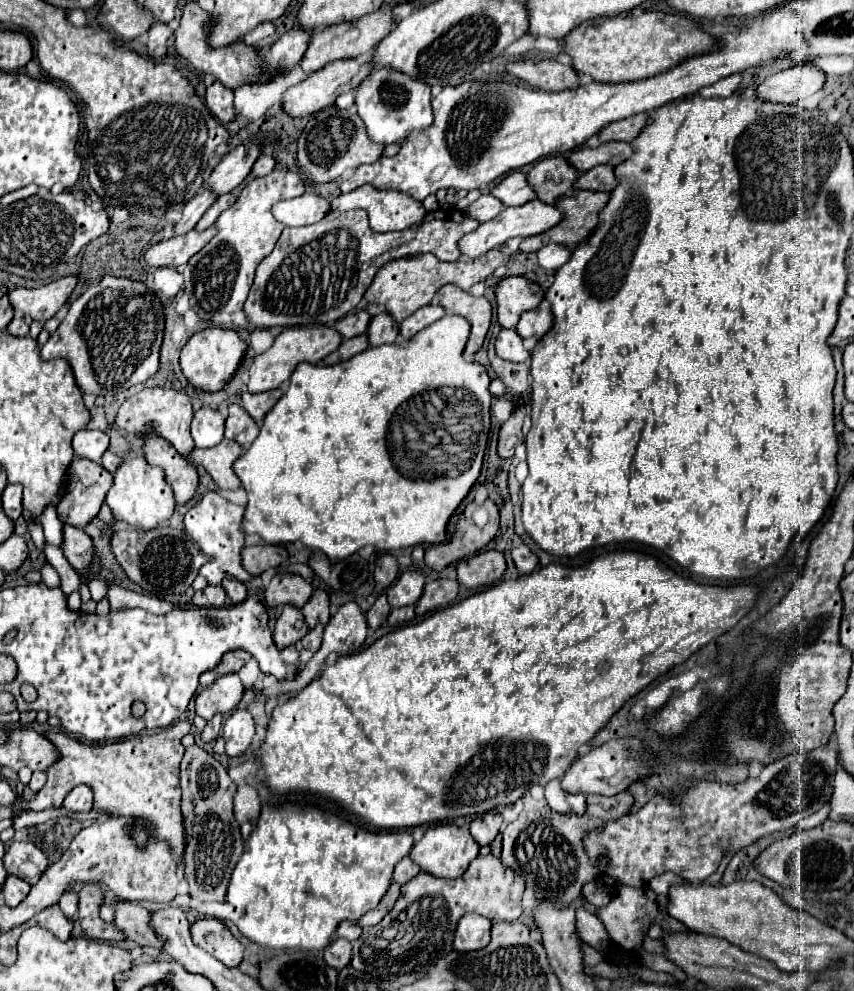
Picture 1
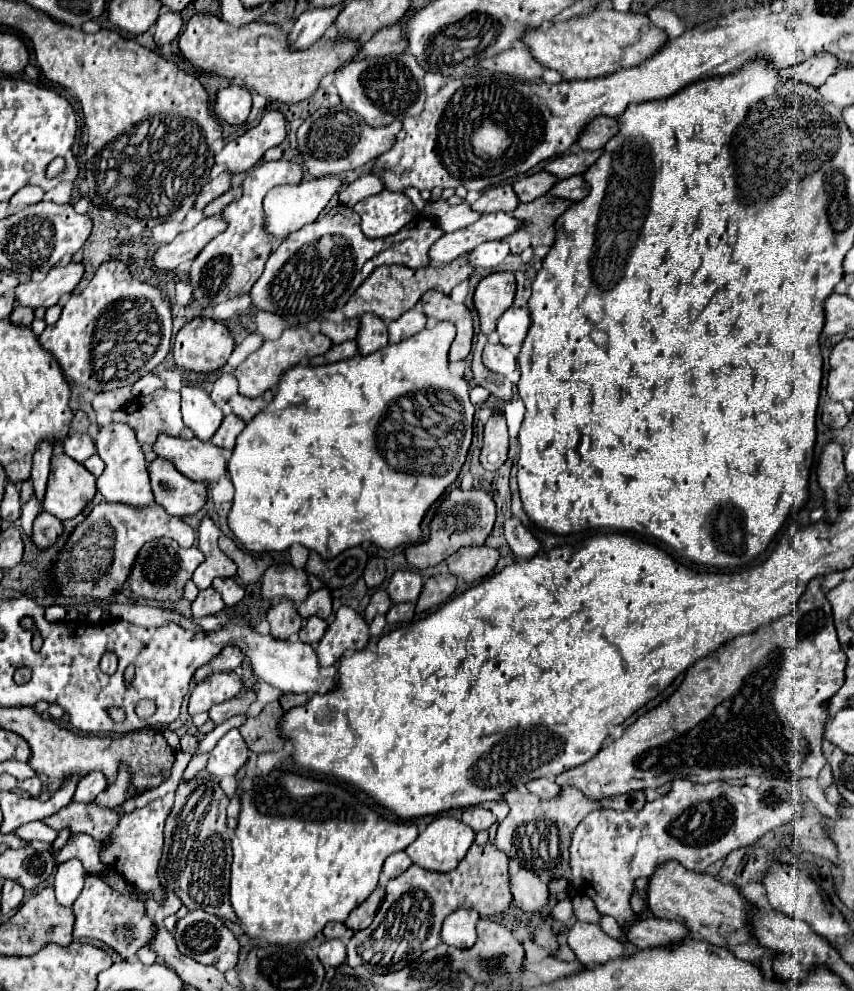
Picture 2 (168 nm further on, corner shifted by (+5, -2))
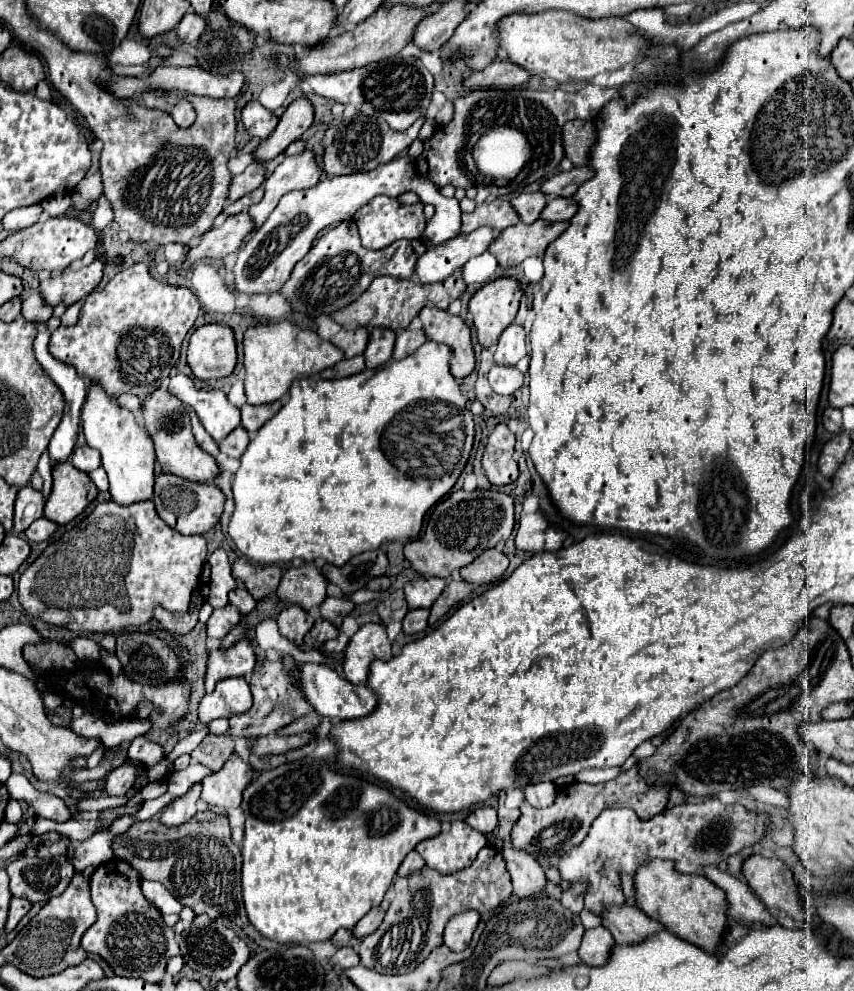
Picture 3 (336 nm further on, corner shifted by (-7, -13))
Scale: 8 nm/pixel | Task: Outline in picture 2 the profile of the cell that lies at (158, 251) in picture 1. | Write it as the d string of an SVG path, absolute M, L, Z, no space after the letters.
M217 214L213 218L203 218L195 228L177 234L173 242L161 246L153 256L155 266L159 270L175 270L177 266L197 258L197 254L225 228L227 222L223 214Z

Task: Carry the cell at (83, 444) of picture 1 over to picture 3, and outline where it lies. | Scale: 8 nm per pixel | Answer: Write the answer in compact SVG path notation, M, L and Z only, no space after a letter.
M81 445L81 447L75 447L75 449L73 449L71 463L73 463L77 469L89 473L89 471L93 471L93 469L97 469L97 467L101 465L101 455L99 455L99 451L91 449L89 445Z

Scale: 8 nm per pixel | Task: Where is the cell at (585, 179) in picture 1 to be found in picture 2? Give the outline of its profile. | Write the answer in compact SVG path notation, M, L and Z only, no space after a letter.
M573 176L573 178L567 178L567 180L559 180L551 190L549 190L549 196L555 196L555 198L563 198L563 200L581 200L583 194L587 194L587 182L583 182L583 176Z

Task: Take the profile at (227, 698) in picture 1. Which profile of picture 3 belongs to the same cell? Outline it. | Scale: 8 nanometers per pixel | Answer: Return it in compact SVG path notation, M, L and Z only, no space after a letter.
M243 677L225 679L215 685L215 691L205 695L199 703L199 721L209 723L211 719L231 717L245 713L251 705L251 691Z

